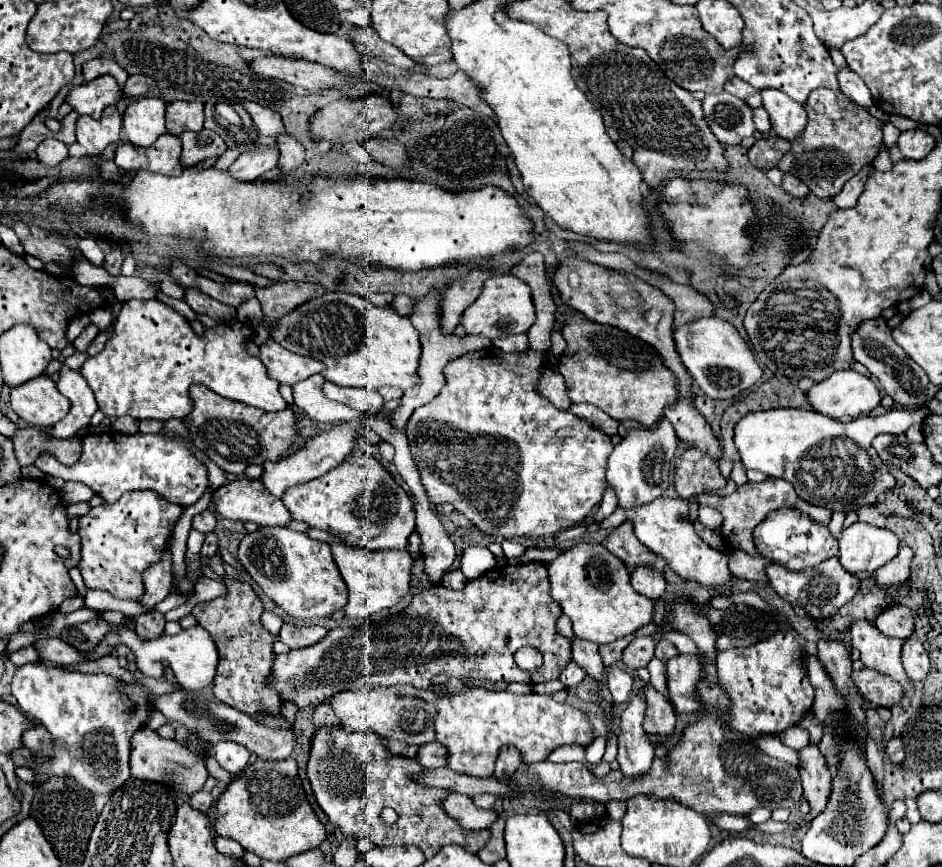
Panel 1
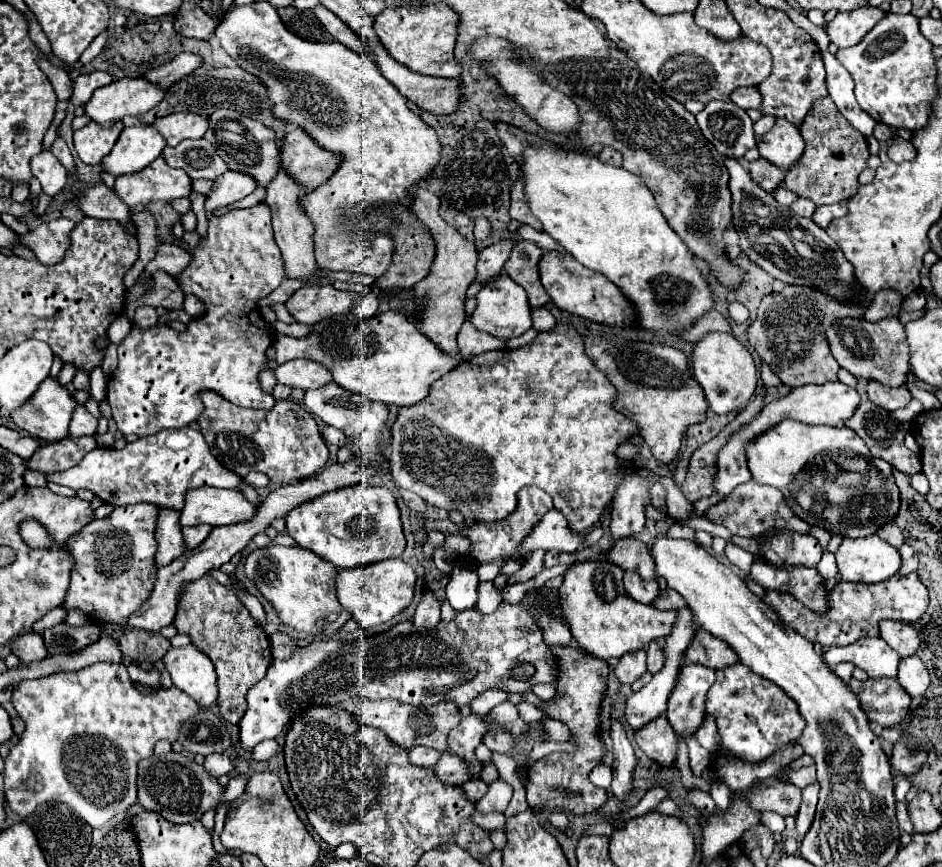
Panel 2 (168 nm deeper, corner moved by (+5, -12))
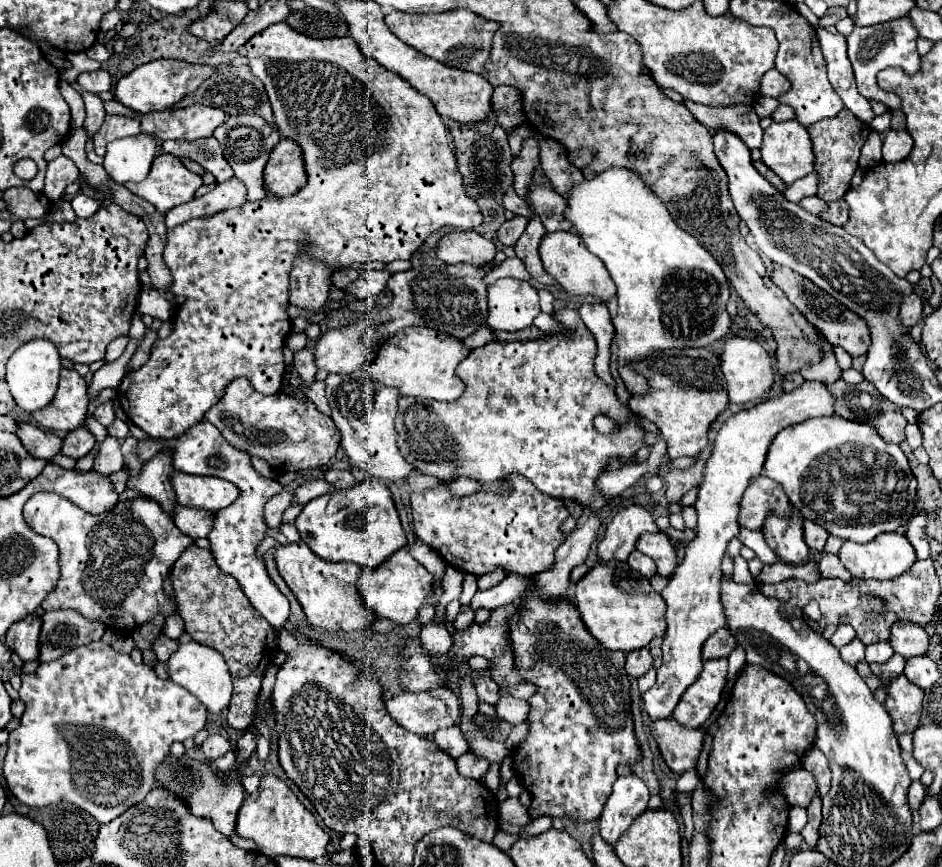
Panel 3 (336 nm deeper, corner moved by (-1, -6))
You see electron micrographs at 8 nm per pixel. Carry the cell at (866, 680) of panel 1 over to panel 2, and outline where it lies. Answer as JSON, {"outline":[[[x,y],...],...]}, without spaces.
{"outline":[[[851,678],[849,684],[859,696],[871,722],[883,728],[893,728],[905,718],[911,696],[895,678],[867,678],[865,682]]]}

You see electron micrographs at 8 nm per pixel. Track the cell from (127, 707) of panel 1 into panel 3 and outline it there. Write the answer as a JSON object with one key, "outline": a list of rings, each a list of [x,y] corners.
{"outline":[[[101,640],[91,642],[87,646],[73,648],[71,652],[63,654],[61,658],[57,658],[53,662],[43,662],[33,674],[21,674],[21,682],[23,684],[21,684],[21,690],[19,690],[19,698],[25,702],[25,712],[21,716],[19,728],[9,734],[5,768],[3,768],[9,790],[13,792],[13,796],[19,802],[23,802],[31,808],[43,808],[43,806],[49,806],[49,804],[55,804],[55,802],[71,802],[77,808],[89,812],[99,824],[107,824],[113,818],[117,818],[119,814],[123,814],[127,808],[139,804],[153,790],[153,786],[155,786],[153,772],[163,762],[163,758],[169,754],[169,746],[173,742],[183,742],[185,738],[195,736],[199,730],[203,730],[205,718],[207,718],[207,710],[203,708],[203,704],[191,692],[187,692],[185,688],[177,686],[171,680],[161,680],[147,664],[135,664],[129,654],[117,652]]]}

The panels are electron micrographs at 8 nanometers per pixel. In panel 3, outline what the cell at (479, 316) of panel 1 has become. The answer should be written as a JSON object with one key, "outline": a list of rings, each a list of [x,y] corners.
{"outline":[[[501,278],[487,288],[489,298],[489,318],[491,330],[517,332],[533,324],[539,310],[537,290],[529,282],[515,278]]]}

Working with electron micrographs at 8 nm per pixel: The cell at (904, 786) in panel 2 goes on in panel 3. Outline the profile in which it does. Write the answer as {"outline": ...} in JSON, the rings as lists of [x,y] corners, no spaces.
{"outline":[[[901,751],[901,757],[903,760],[907,760],[904,761],[904,763],[906,765],[911,780],[920,780],[922,774],[924,773],[922,766],[917,761],[915,761],[910,753]]]}

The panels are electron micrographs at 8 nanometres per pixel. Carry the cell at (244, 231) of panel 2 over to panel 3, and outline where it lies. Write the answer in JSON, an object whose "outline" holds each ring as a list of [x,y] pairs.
{"outline":[[[277,22],[277,24],[271,24],[269,28],[265,28],[263,32],[255,34],[253,38],[249,38],[245,44],[245,50],[247,50],[247,60],[249,60],[253,76],[257,76],[265,84],[279,132],[285,138],[295,140],[303,148],[305,164],[307,164],[307,184],[305,184],[305,188],[301,188],[297,194],[291,194],[291,196],[265,196],[263,200],[245,202],[239,208],[219,212],[207,220],[197,218],[197,220],[189,220],[185,224],[179,224],[177,228],[167,230],[167,248],[163,252],[163,260],[173,276],[173,284],[169,291],[175,296],[186,296],[187,316],[181,316],[181,310],[179,310],[175,324],[173,324],[173,332],[167,338],[157,340],[151,348],[149,360],[139,370],[125,374],[125,378],[121,380],[121,384],[117,388],[117,398],[119,398],[119,404],[121,404],[123,412],[127,414],[127,418],[133,424],[137,424],[143,432],[147,432],[151,438],[169,440],[169,438],[175,438],[175,436],[181,436],[183,432],[187,432],[187,428],[195,426],[203,418],[203,414],[223,396],[223,388],[237,376],[247,378],[259,394],[269,396],[269,394],[279,392],[283,374],[285,374],[285,362],[283,362],[281,350],[283,350],[285,338],[291,332],[291,320],[285,314],[285,308],[289,302],[287,300],[289,298],[289,272],[291,272],[293,258],[299,250],[297,248],[299,240],[309,240],[311,256],[327,262],[329,266],[367,264],[367,262],[375,262],[375,260],[389,264],[395,260],[409,260],[413,256],[413,252],[423,244],[423,240],[431,232],[435,232],[443,226],[473,230],[483,222],[477,202],[471,200],[463,190],[463,182],[457,172],[455,154],[453,154],[453,148],[449,142],[447,126],[443,128],[443,120],[435,112],[433,104],[425,96],[419,96],[419,92],[415,92],[405,80],[399,80],[399,76],[395,76],[393,72],[387,72],[387,68],[383,68],[381,64],[375,64],[375,60],[371,60],[369,56],[363,56],[363,50],[359,48],[359,44],[355,44],[355,40],[351,40],[351,36],[319,40],[319,38],[305,36],[297,30],[291,30],[287,26],[287,22]]]}

